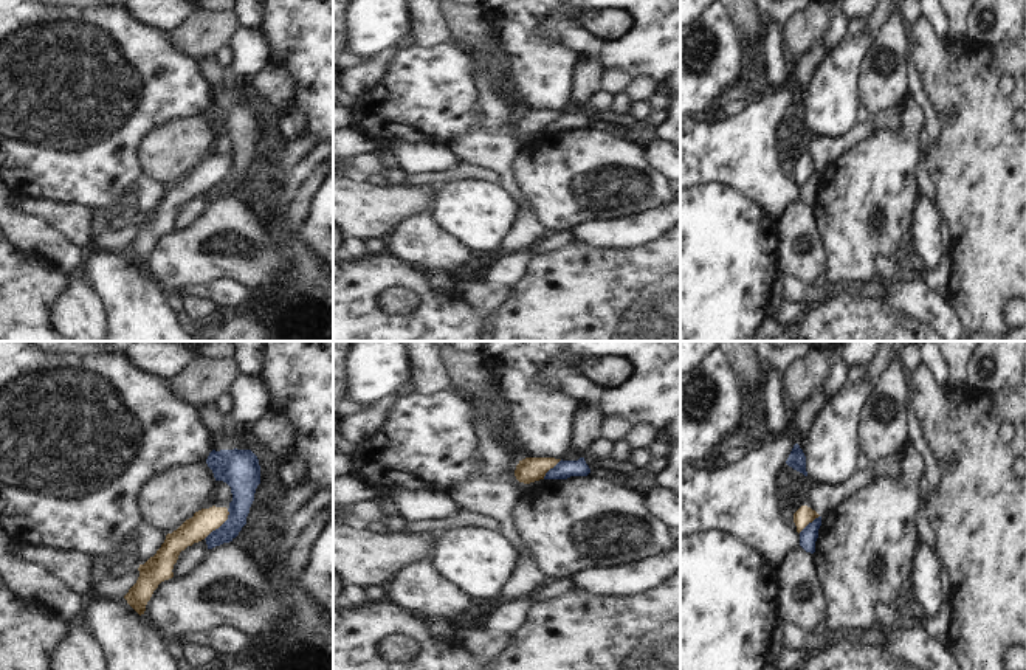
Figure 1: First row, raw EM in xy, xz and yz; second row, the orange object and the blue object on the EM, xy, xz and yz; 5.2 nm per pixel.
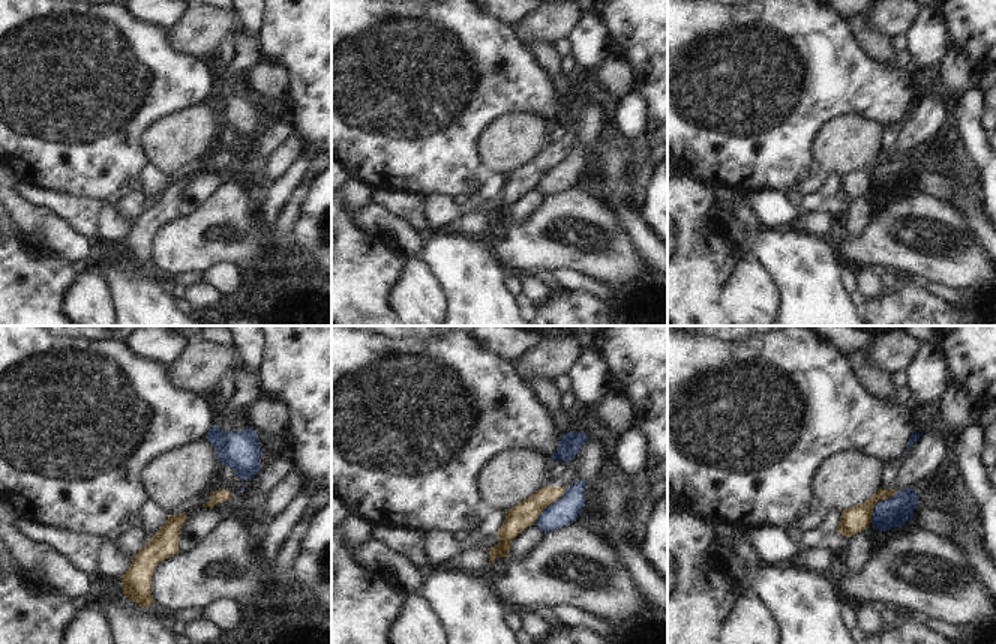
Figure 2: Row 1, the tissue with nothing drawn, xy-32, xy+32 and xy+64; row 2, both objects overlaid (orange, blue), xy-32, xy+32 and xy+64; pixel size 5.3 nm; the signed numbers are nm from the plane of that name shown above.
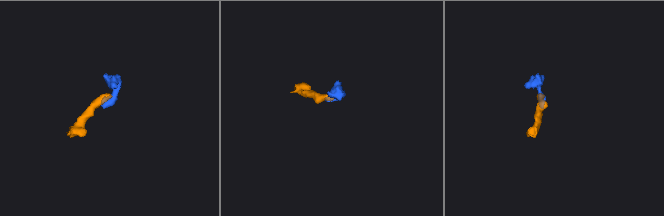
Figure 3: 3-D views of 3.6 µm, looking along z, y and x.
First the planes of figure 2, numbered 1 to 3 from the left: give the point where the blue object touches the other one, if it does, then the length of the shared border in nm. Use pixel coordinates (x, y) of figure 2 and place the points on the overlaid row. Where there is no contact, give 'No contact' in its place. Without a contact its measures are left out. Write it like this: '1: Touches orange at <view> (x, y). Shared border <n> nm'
1: No contact
2: Touches orange at xy+32 (548, 505). Shared border 240 nm
3: Touches orange at xy+64 (878, 500). Shared border 220 nm

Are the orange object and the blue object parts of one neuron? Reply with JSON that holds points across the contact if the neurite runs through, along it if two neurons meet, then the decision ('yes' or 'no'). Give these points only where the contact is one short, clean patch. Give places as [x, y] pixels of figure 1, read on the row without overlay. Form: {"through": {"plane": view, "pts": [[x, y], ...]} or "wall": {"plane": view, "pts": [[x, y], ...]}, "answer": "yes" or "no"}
{"wall": {"plane": "xy", "pts": [[228, 162], [228, 169], [203, 191]]}, "answer": "no"}

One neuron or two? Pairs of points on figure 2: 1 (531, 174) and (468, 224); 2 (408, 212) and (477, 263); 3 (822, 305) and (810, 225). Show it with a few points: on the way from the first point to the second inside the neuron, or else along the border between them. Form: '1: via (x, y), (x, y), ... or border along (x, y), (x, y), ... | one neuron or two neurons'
1: border along (486, 212), (488, 230) | two neurons
2: via (425, 230), (459, 261) | one neuron
3: border along (788, 224), (818, 236) | two neurons

